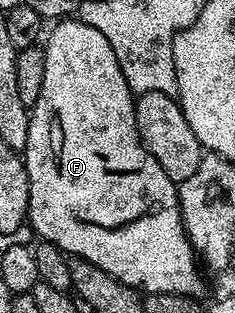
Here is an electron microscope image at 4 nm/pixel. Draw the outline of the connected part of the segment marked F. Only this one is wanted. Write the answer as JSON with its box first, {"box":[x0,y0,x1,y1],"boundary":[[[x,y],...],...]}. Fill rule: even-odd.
{"box":[22,16,203,296],"boundary":[[[68,16],[56,21],[55,26],[45,38],[45,81],[41,83],[41,96],[37,96],[37,104],[30,111],[31,123],[29,124],[29,140],[26,150],[22,151],[23,162],[27,165],[29,176],[29,208],[27,209],[27,222],[40,235],[42,241],[52,242],[58,250],[68,256],[83,258],[89,264],[97,264],[109,276],[113,276],[121,284],[132,286],[144,295],[160,294],[190,294],[199,296],[203,290],[203,278],[199,275],[200,267],[197,265],[195,249],[191,247],[191,241],[181,220],[181,208],[179,207],[179,187],[173,179],[157,164],[155,157],[143,146],[139,138],[139,129],[135,123],[135,98],[132,95],[129,84],[121,72],[121,64],[117,64],[117,56],[113,56],[113,48],[109,48],[109,40],[97,32],[89,24],[79,21],[78,17]]]}

